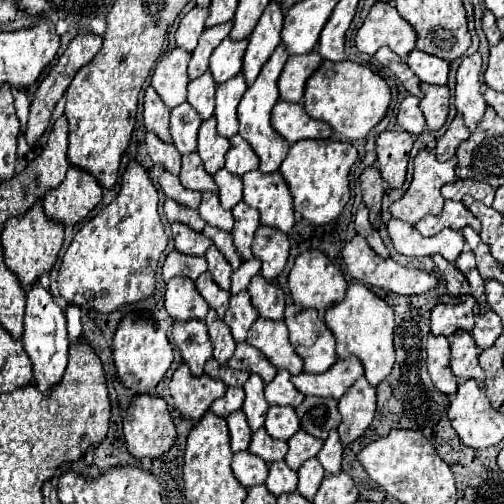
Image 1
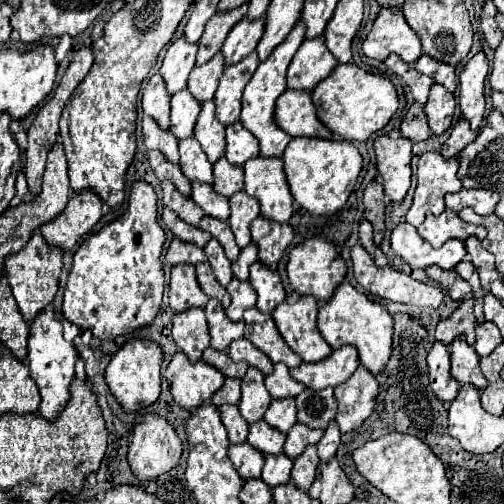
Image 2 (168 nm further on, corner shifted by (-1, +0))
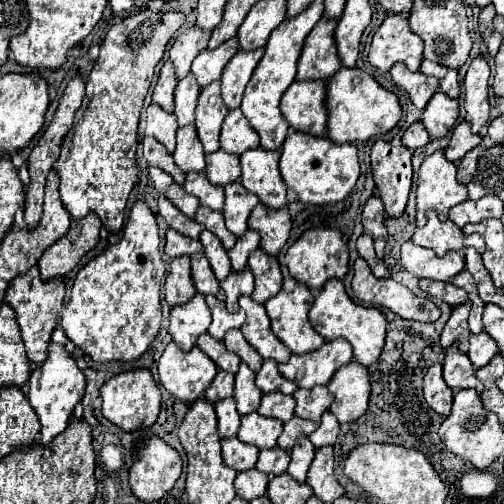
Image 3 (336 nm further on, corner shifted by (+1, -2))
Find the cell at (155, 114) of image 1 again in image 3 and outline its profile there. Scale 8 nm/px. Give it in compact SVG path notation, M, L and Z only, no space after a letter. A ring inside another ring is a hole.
M165 61L161 73L159 73L159 79L157 79L157 85L155 85L155 91L153 91L153 103L161 105L165 111L173 111L175 103L173 103L173 91L177 87L177 77L175 77L175 67L171 61Z

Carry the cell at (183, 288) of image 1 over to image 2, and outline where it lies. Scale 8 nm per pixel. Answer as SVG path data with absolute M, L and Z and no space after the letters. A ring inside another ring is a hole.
M177 265L171 269L169 281L169 307L173 313L183 313L191 307L205 307L209 297L199 289L195 267L193 265Z

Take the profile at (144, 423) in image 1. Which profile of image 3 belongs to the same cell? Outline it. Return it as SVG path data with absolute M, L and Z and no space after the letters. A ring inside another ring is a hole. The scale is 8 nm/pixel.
M153 437L139 447L139 457L129 469L131 491L145 503L159 501L175 487L181 469L179 453L159 437Z

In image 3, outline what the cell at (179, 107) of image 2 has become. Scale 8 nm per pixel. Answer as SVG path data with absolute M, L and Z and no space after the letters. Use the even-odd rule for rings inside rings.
M189 73L185 79L181 79L177 83L177 89L175 89L175 115L177 115L179 127L183 127L185 123L195 121L195 105L197 105L199 91L201 91L201 87L197 87L197 79L193 79L193 73Z

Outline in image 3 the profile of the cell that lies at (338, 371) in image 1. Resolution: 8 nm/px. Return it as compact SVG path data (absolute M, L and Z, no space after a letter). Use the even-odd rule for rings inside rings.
M333 339L333 341L325 341L317 351L313 353L305 353L305 355L291 355L287 363L279 363L279 371L281 375L285 375L289 381L297 383L299 387L311 389L315 385L327 385L329 379L333 377L333 373L343 367L345 363L349 363L353 359L353 351L349 347L349 343L345 339Z

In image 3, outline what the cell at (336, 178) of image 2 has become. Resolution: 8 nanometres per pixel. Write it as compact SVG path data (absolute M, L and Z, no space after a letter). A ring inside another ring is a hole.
M293 131L287 135L281 147L281 175L287 187L291 187L299 201L311 205L337 203L349 195L359 177L357 147L351 143L337 145L329 137L315 137L309 133Z

